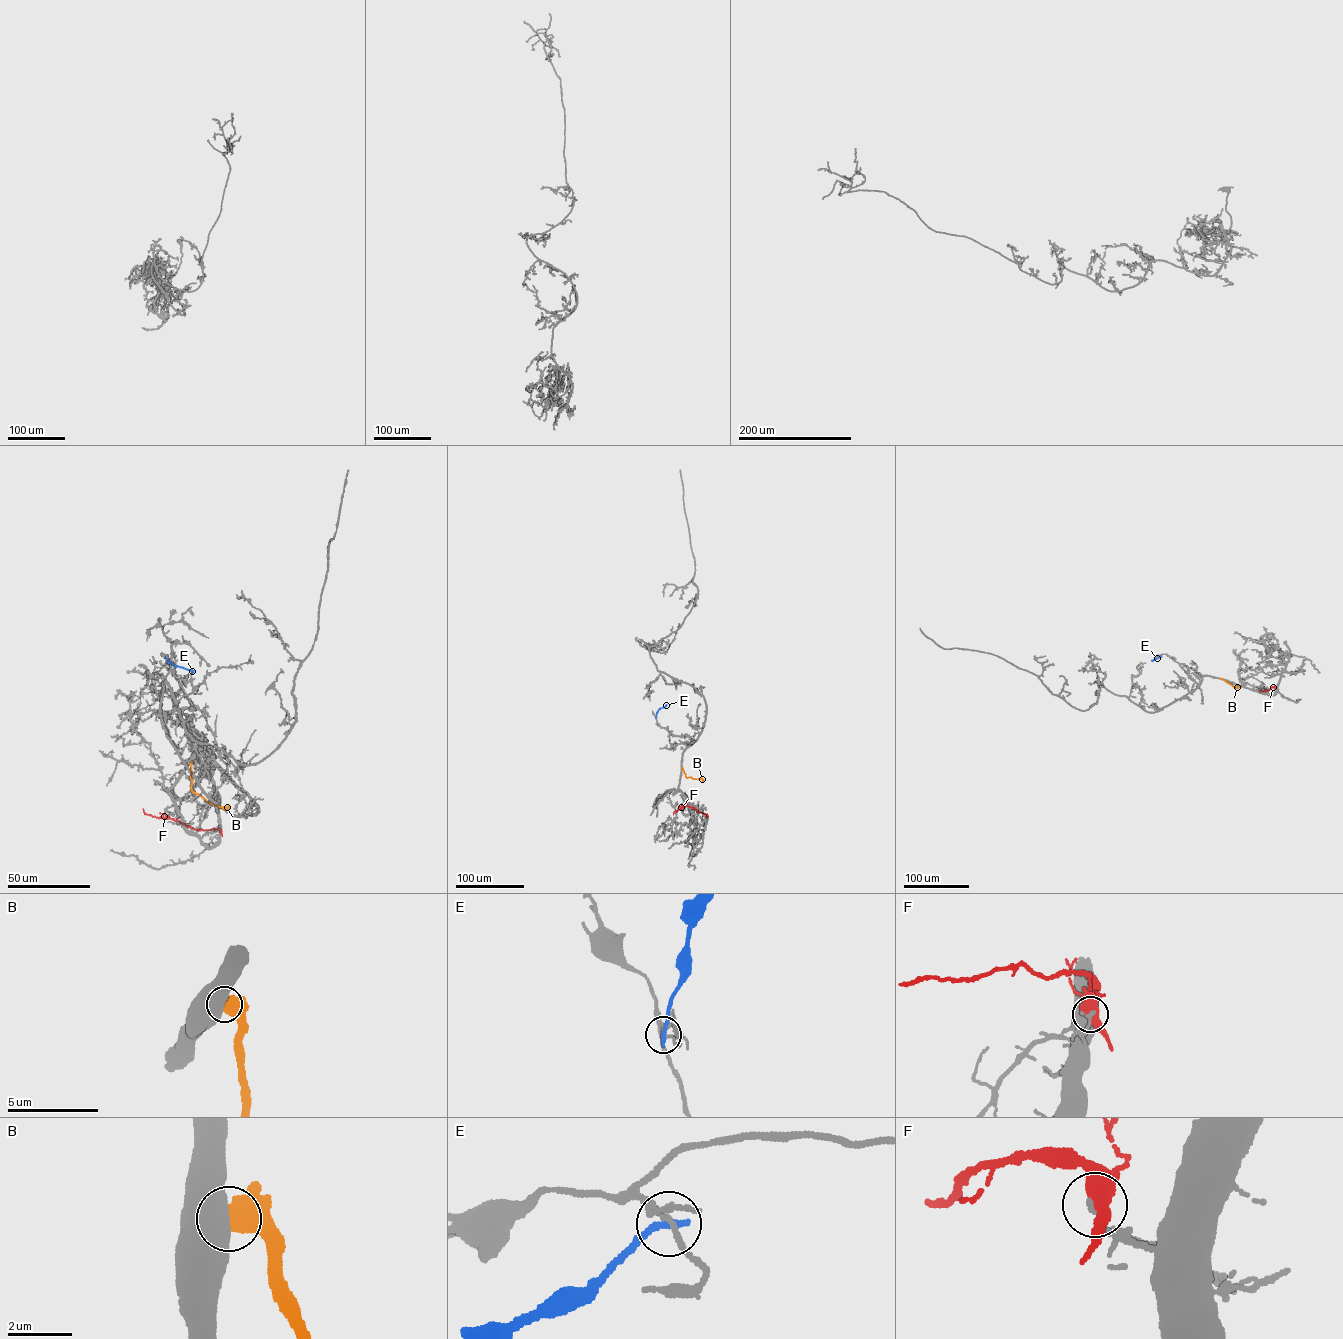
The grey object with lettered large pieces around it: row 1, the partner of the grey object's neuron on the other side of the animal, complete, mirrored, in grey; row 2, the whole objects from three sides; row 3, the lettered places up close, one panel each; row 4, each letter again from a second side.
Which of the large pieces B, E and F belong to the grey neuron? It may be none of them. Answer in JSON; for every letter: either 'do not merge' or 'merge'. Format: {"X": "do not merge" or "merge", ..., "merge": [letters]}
{"B": "do not merge", "E": "do not merge", "F": "do not merge", "merge": []}

